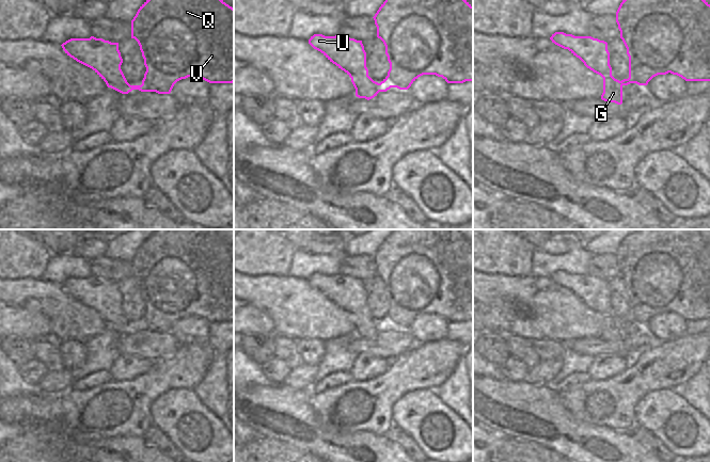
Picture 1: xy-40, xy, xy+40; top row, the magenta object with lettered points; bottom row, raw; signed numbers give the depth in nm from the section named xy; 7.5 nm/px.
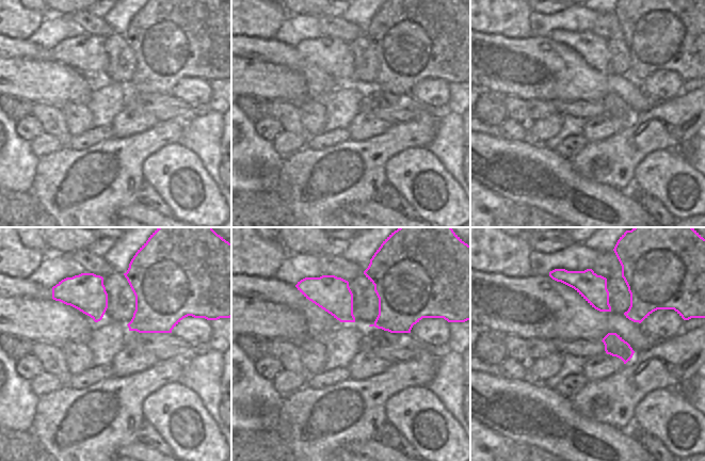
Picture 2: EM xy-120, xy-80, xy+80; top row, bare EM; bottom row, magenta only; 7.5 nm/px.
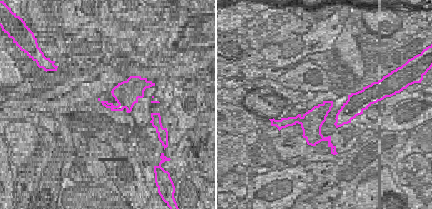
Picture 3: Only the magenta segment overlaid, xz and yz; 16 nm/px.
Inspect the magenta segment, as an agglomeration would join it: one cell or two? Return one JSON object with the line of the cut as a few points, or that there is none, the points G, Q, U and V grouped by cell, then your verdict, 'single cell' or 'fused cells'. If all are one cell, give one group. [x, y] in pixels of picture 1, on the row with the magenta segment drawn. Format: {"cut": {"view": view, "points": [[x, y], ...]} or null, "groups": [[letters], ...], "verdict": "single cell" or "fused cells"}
{"cut": {"view": "xy", "points": [[378, 83], [379, 91]]}, "groups": [["G", "U"], ["Q", "V"]], "verdict": "fused cells"}

